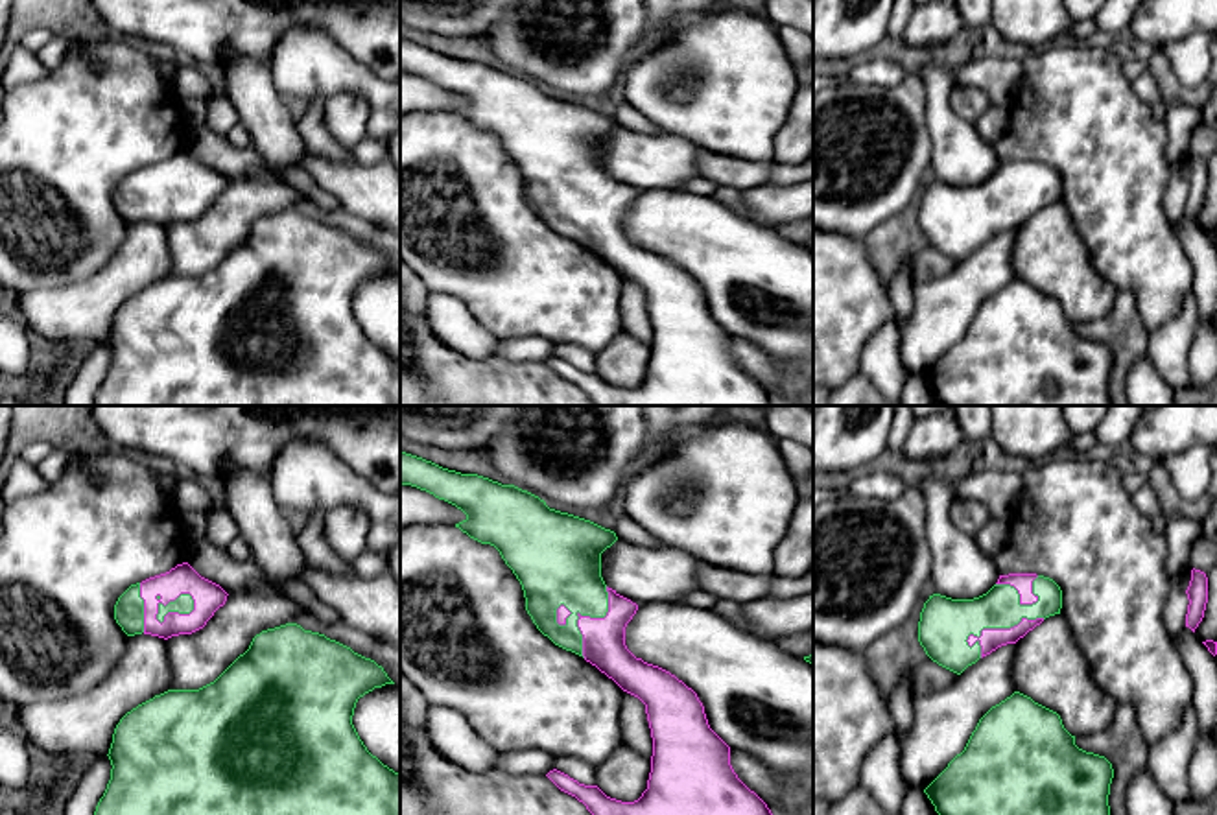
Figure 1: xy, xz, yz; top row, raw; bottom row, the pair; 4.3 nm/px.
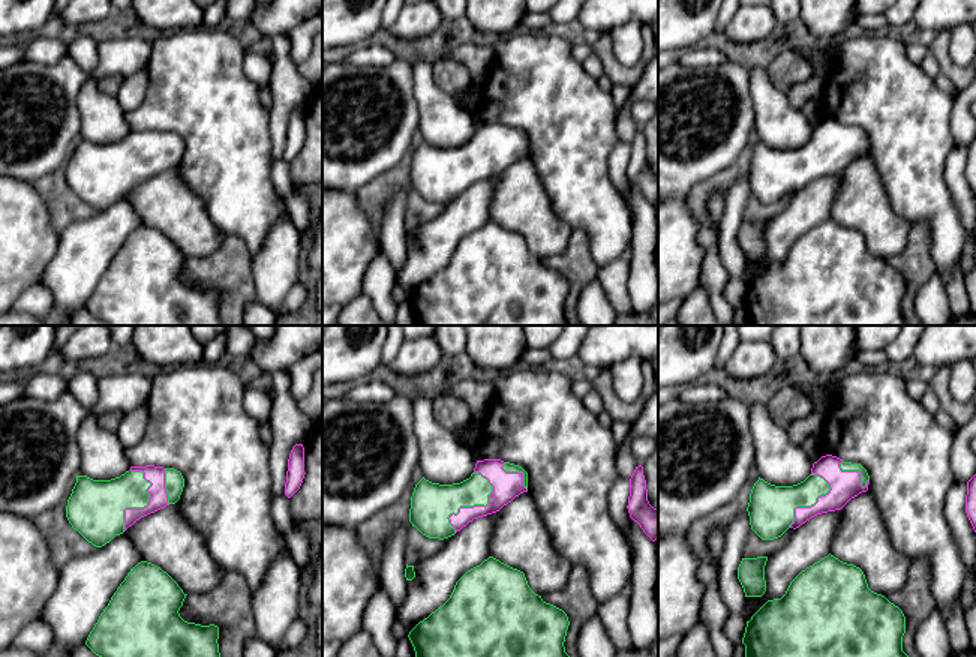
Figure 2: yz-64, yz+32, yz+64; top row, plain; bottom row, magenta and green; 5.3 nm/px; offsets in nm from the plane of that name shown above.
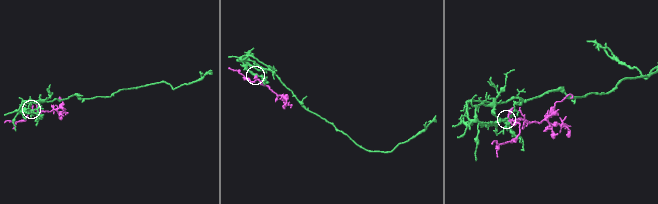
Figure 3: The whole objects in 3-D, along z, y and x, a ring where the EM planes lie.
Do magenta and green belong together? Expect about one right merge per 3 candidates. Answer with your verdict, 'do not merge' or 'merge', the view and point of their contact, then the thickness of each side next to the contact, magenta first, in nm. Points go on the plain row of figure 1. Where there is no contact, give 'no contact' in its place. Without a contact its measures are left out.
merge; contact yz (1004, 216); calibres 100 and 220 nm

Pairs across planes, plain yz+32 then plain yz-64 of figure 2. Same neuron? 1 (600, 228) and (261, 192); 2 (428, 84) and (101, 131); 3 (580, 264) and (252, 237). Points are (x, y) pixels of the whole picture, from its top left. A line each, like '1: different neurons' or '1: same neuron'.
1: same neuron
2: same neuron
3: different neurons

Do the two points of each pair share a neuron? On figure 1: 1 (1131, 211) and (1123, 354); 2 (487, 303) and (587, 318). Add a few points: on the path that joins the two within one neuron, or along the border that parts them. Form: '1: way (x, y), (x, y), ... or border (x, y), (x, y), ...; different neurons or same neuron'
1: border (1118, 290), (1127, 290), (1134, 297), (1147, 330); different neurons
2: way (511, 303), (563, 303); same neuron

